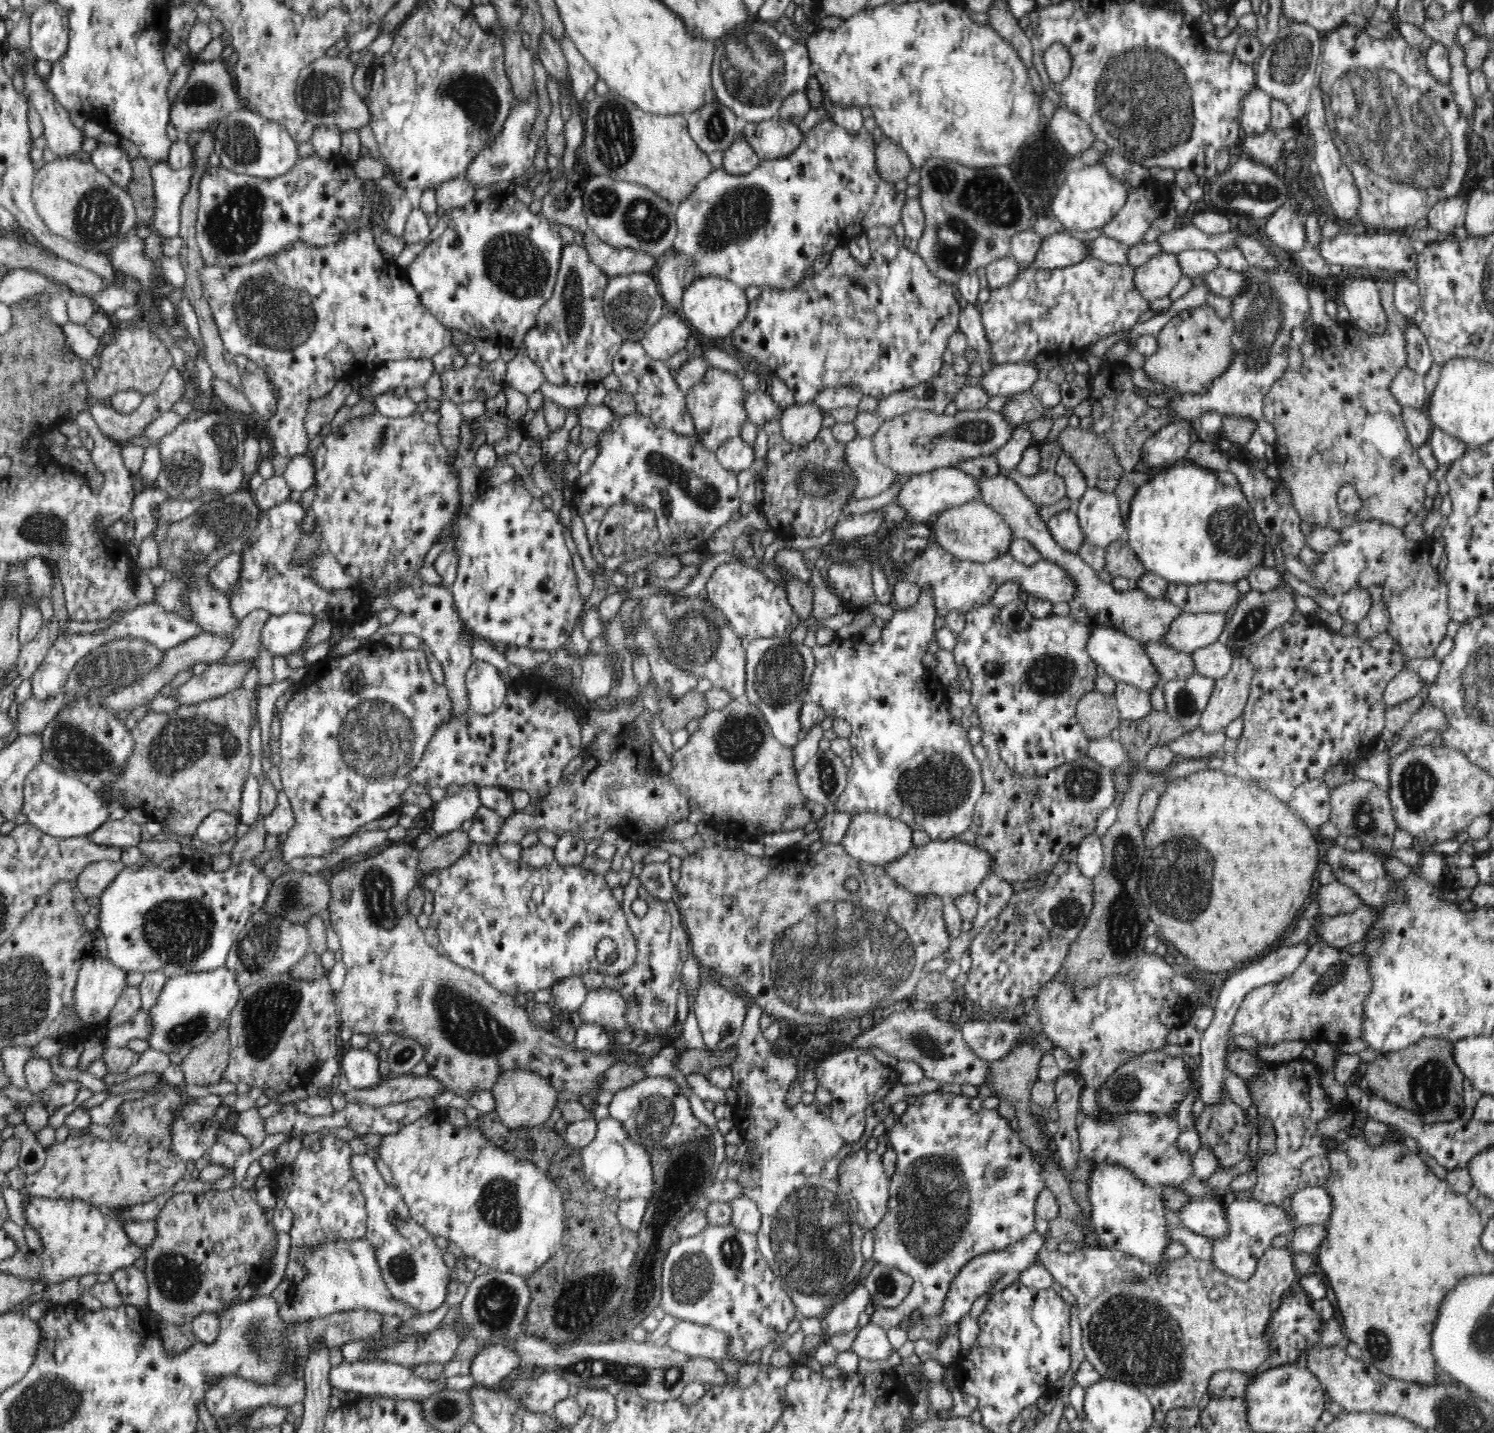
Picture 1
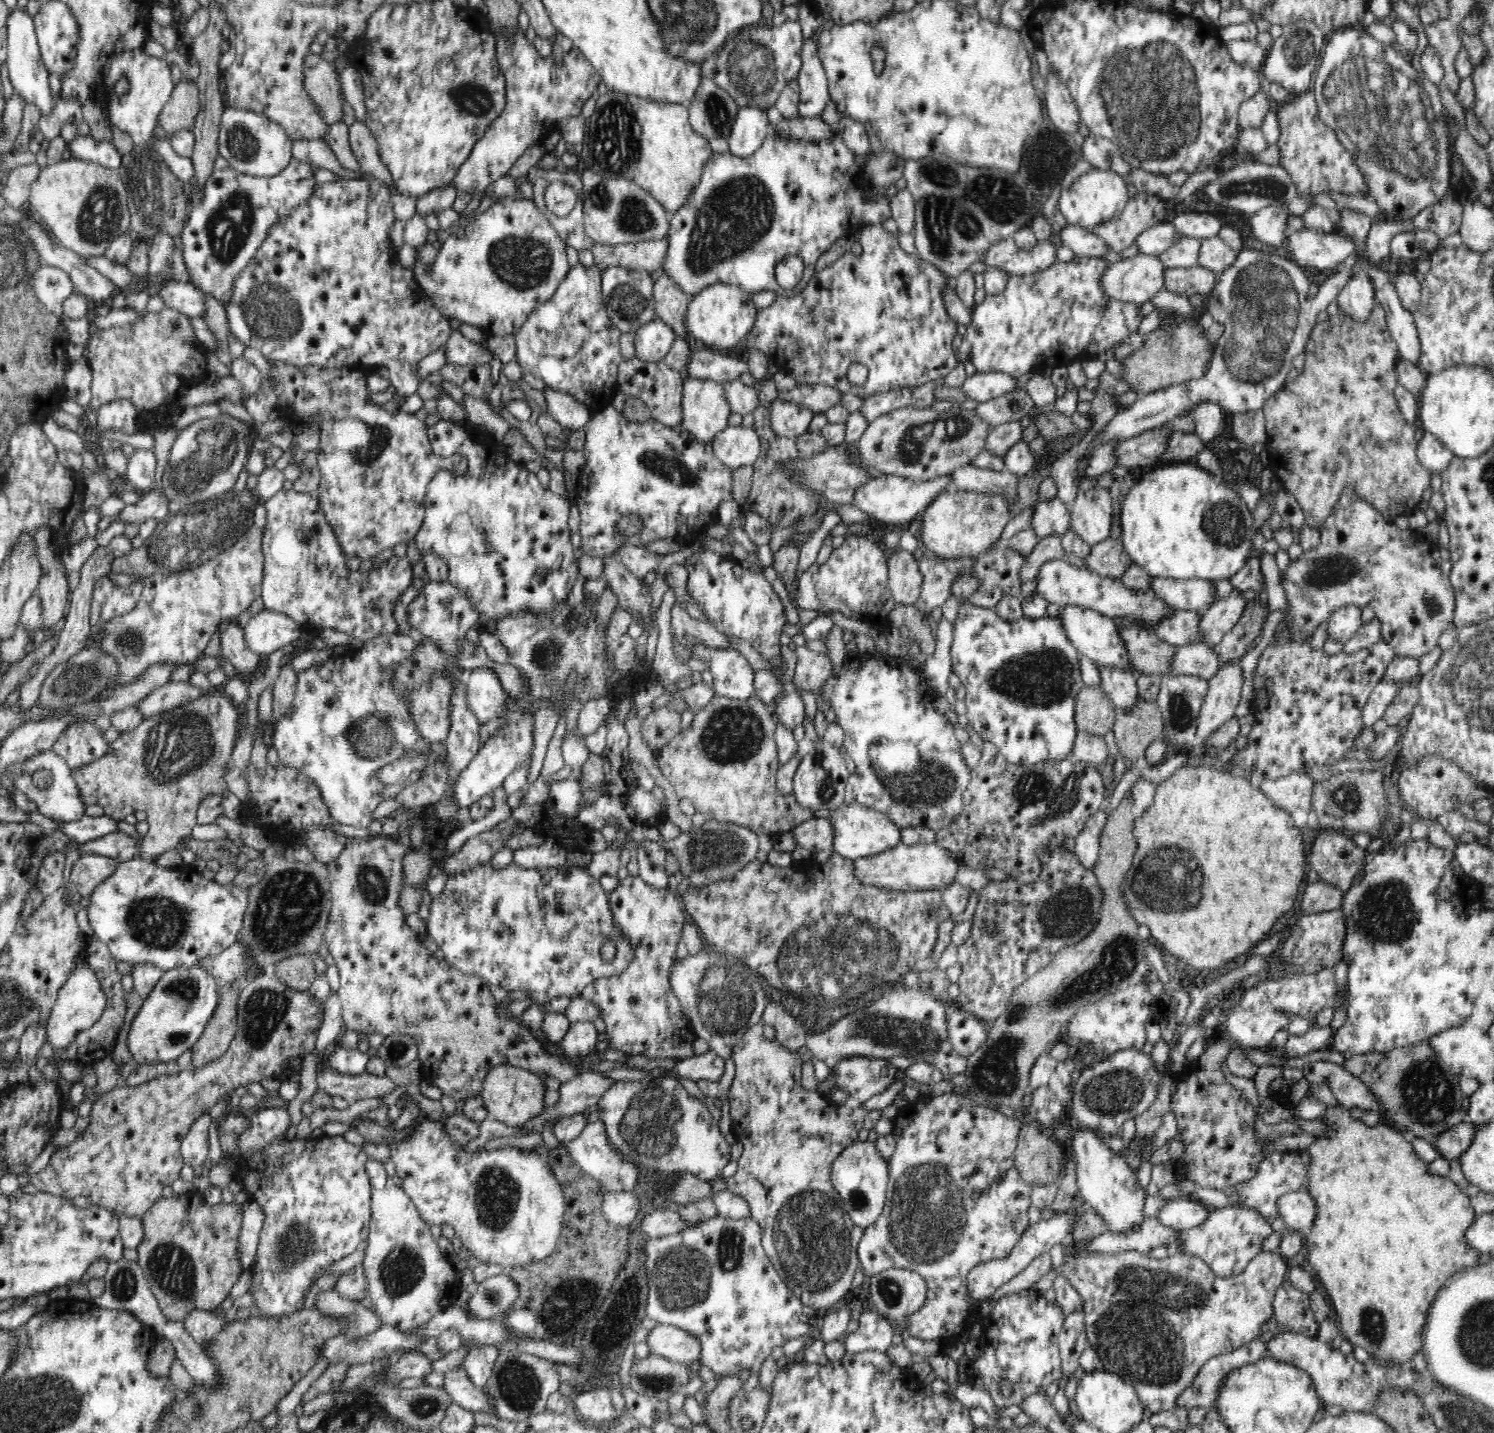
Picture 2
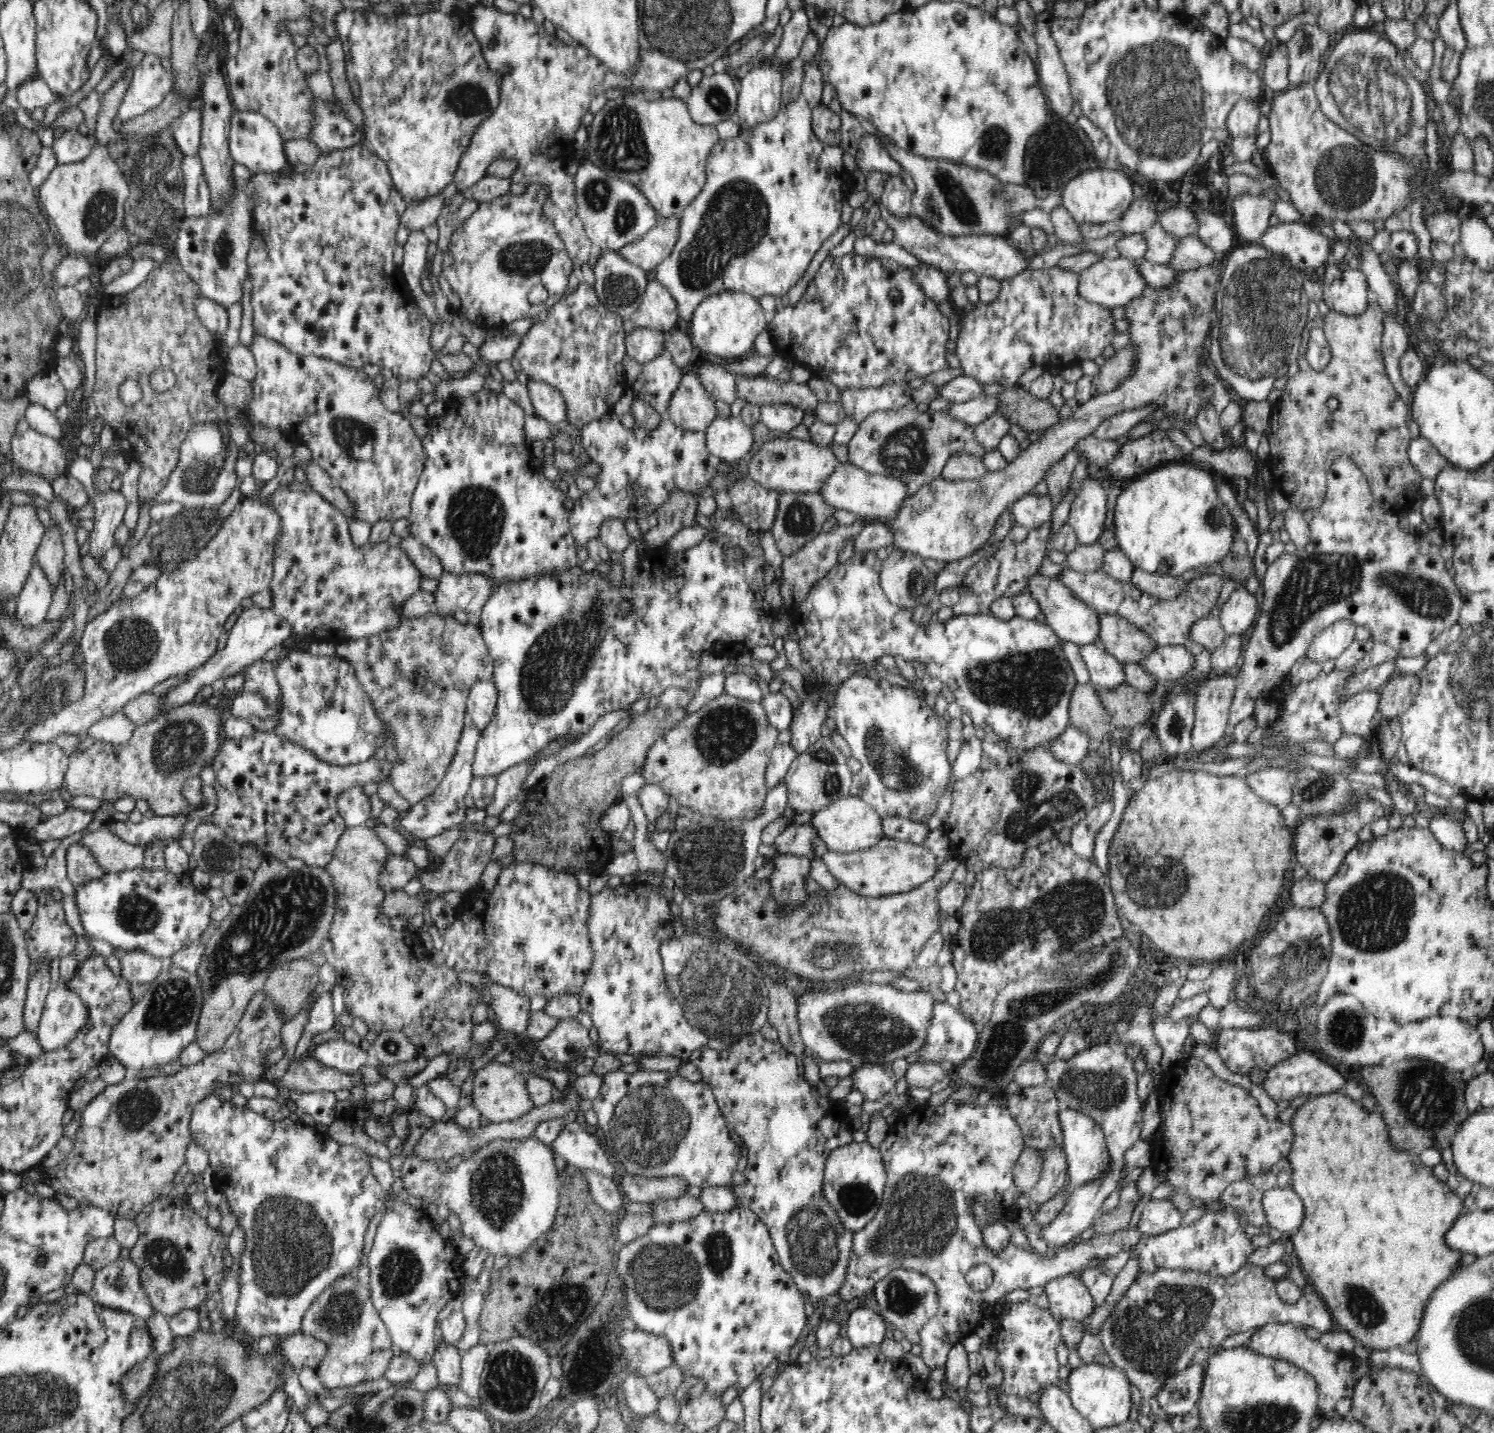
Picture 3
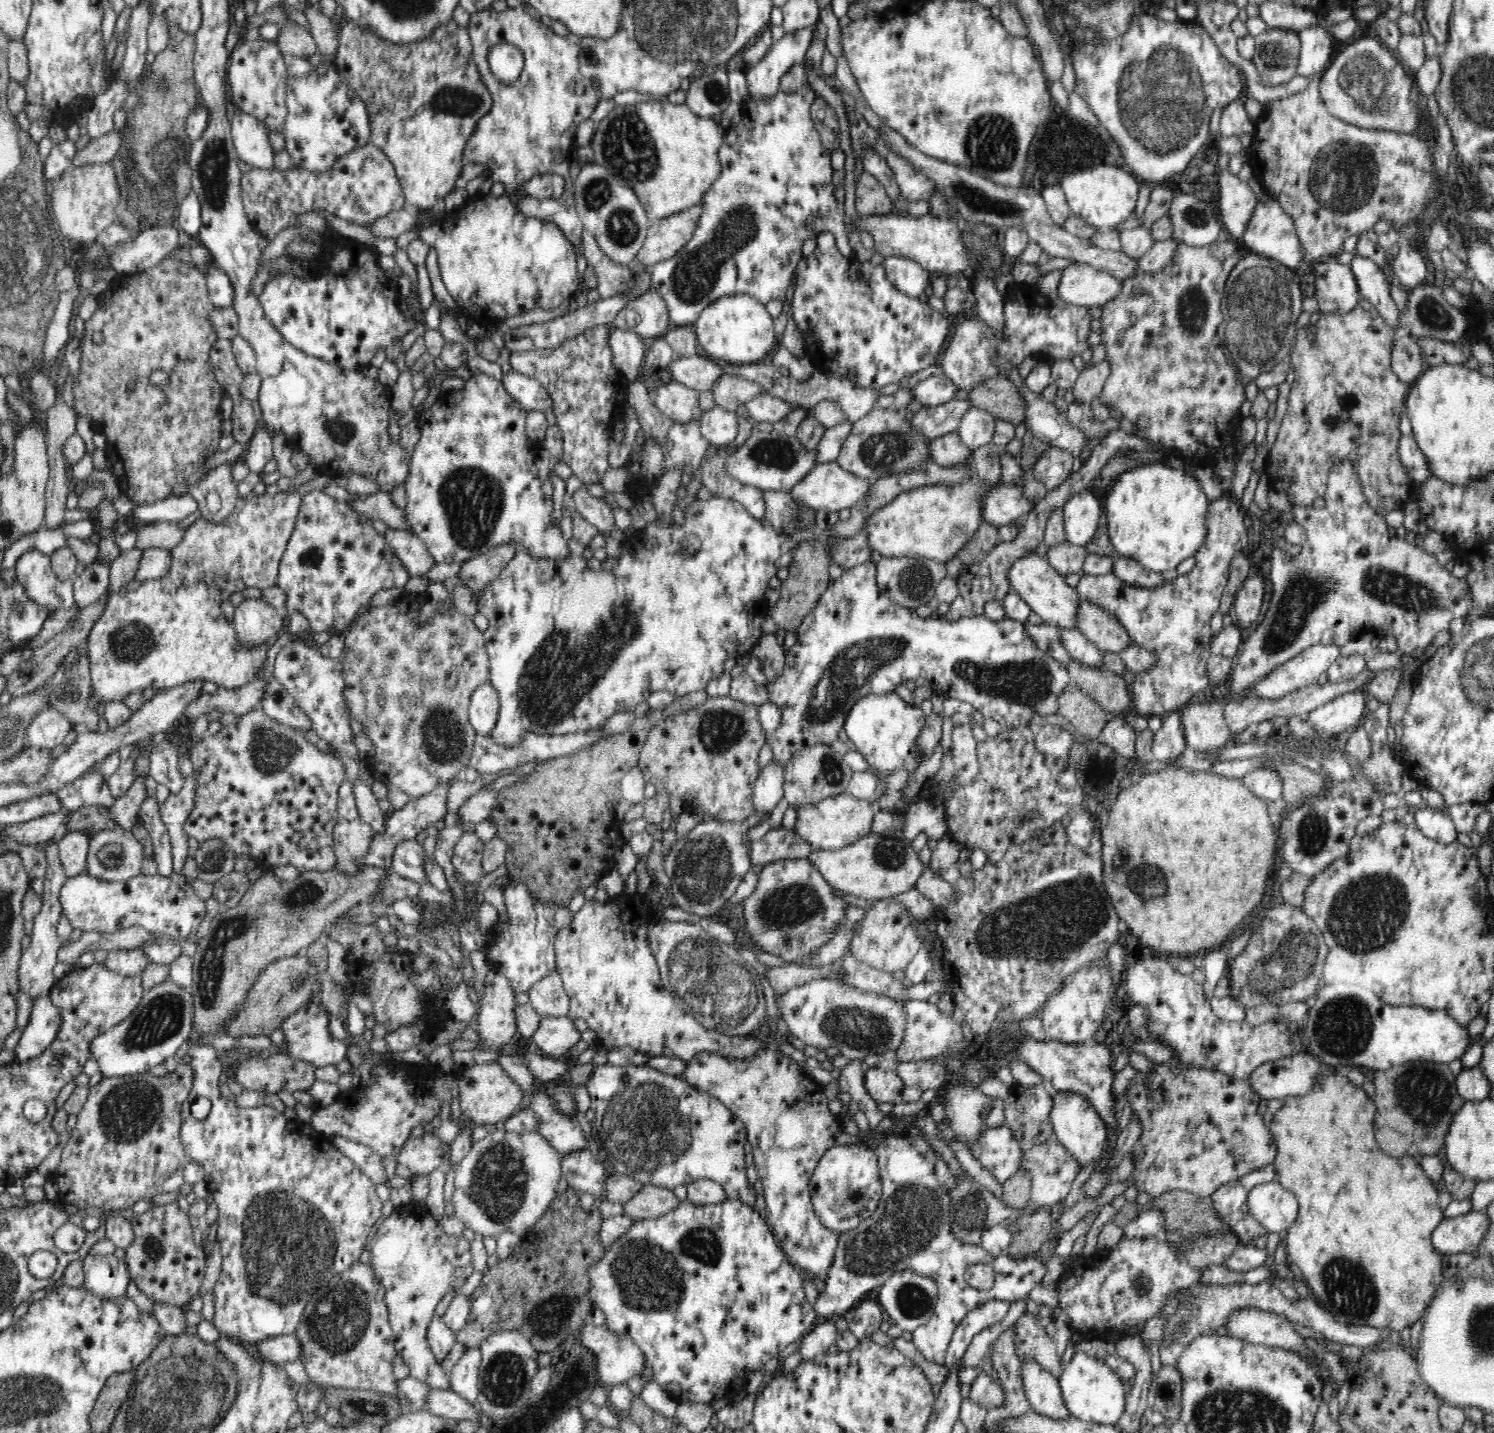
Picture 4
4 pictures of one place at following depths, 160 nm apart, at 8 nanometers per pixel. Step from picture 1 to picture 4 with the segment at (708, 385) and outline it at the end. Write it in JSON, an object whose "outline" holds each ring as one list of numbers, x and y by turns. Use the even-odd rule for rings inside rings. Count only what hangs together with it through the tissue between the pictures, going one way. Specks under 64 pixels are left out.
{"outline":[[665,381,662,387,652,394,655,408,674,423,686,424,690,420,699,420,698,392,680,382]]}

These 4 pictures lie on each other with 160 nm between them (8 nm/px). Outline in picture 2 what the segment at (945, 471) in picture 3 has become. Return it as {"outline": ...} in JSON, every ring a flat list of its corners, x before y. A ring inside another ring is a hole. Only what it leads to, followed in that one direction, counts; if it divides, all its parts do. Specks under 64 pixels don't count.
{"outline":[[966,464,950,472,950,479,959,490,1001,494,1009,507,1013,506,1018,496,1019,476,1006,468,996,471]]}

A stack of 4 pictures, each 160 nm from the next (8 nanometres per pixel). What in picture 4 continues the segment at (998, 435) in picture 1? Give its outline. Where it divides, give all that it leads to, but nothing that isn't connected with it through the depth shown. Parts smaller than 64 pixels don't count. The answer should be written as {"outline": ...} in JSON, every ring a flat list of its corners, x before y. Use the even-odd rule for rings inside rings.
{"outline":[[876,406,868,414,858,418,842,444,836,462,842,469,869,480,908,472,910,468,928,460,930,441,924,439,918,429,910,425,903,412]]}

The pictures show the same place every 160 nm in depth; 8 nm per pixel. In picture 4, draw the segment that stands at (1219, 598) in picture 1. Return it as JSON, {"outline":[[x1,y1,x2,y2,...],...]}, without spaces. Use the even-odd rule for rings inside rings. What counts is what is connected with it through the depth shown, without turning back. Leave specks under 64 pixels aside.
{"outline":[[1115,556,1112,573,1129,585,1140,588,1156,588,1165,584,1162,572,1143,567,1138,561,1124,556]]}

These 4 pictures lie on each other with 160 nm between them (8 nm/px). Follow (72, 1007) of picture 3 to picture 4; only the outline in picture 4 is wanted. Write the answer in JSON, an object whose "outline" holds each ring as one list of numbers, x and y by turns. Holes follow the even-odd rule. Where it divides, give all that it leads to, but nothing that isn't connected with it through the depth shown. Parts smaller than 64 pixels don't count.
{"outline":[[41,995,32,1004,31,1015,25,1029,22,1031,20,1040,18,1041,14,1052,15,1060,25,1061,39,1054,42,1054,54,1042,54,1038,58,1036,58,1030,62,1026,62,1013,60,1007,52,1003,50,995]]}

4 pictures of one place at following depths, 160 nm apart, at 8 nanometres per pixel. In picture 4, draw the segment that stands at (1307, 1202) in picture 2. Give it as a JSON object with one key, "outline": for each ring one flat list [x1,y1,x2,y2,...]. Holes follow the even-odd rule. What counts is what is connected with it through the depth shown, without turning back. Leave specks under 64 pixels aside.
{"outline":[[1278,1181,1260,1184,1249,1190,1247,1206,1251,1216,1269,1233,1284,1235,1296,1221,1299,1203,1296,1196]]}

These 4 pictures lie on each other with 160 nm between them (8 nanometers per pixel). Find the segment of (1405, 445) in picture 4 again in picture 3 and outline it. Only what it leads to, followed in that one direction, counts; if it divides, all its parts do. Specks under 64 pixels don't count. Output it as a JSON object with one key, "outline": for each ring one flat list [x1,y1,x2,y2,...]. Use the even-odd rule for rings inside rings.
{"outline":[[1422,436,1410,440,1407,453,1414,468,1424,478,1434,480,1438,473,1449,463,1440,454,1440,451]]}

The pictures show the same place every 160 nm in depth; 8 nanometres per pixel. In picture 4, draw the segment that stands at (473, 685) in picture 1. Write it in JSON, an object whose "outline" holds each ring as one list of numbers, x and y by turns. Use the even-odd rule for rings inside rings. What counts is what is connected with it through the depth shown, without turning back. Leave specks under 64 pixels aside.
{"outline":[[488,682,471,694,469,705,470,725,479,735,488,736,494,730,500,712,498,691]]}

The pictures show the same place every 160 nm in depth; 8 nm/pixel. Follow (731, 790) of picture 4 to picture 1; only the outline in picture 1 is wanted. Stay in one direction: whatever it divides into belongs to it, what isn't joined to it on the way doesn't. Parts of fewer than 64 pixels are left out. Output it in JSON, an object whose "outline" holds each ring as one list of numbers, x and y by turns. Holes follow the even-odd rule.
{"outline":[[732,698,722,709,709,709,699,720,696,732,690,736,688,743,674,753,672,770,667,775,672,784,687,799,694,800,705,818,722,818,731,822,731,828,748,828,752,834,768,834,803,829,809,822,818,821,824,815,825,805,809,801,801,794,797,782,793,748,783,746,772,735,768,722,758,707,749,701,742,704]]}

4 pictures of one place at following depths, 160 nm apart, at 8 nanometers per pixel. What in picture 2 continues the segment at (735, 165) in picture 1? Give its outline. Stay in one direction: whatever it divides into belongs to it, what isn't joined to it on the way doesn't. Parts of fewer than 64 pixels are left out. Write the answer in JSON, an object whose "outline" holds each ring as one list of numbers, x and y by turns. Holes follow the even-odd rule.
{"outline":[[753,106,738,108,728,138,729,152,736,156,752,156,762,146,770,132,767,111]]}

